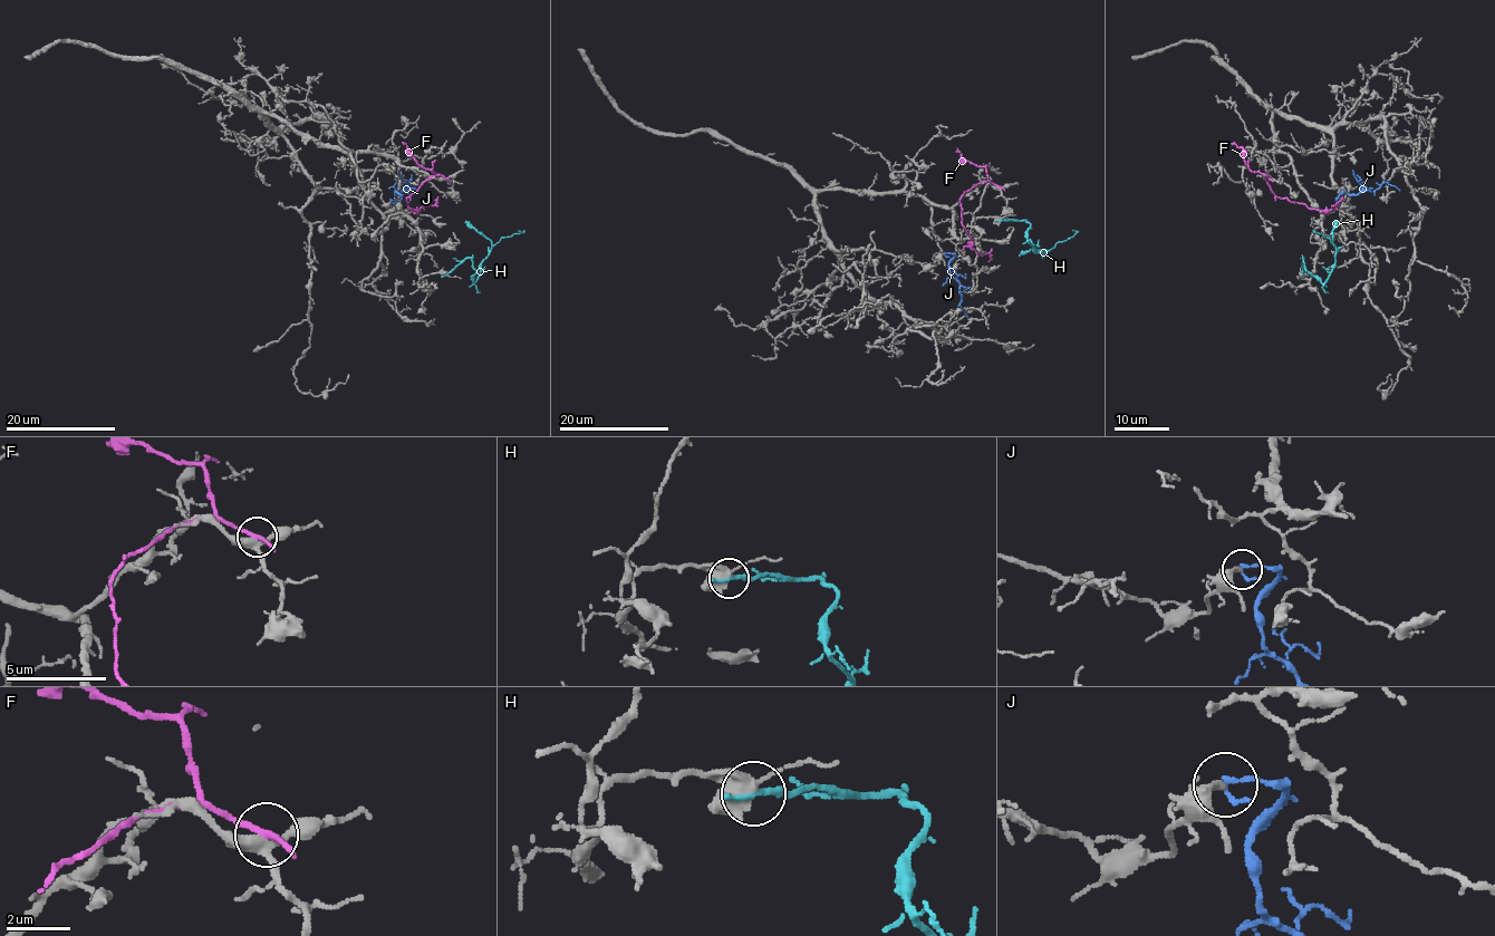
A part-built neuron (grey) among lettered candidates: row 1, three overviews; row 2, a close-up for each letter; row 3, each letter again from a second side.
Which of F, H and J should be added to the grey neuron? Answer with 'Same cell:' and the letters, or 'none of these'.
Same cell: none of these

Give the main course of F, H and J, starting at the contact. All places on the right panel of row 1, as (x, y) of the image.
F: (1269, 177), (1265, 175), (1272, 192), (1281, 199), (1321, 211), (1329, 211), (1344, 200)
H: (1303, 273), (1303, 258), (1303, 267), (1322, 283), (1334, 261), (1337, 248), (1313, 230)
J: (1337, 201), (1343, 193), (1376, 190), (1385, 182), (1399, 190)

